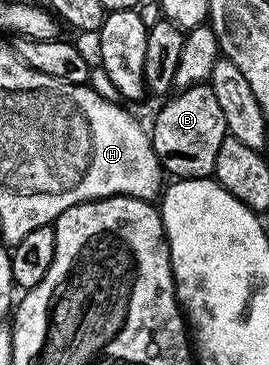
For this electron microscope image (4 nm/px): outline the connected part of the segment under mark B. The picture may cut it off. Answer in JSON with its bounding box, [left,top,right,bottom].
[150,82,228,180]

